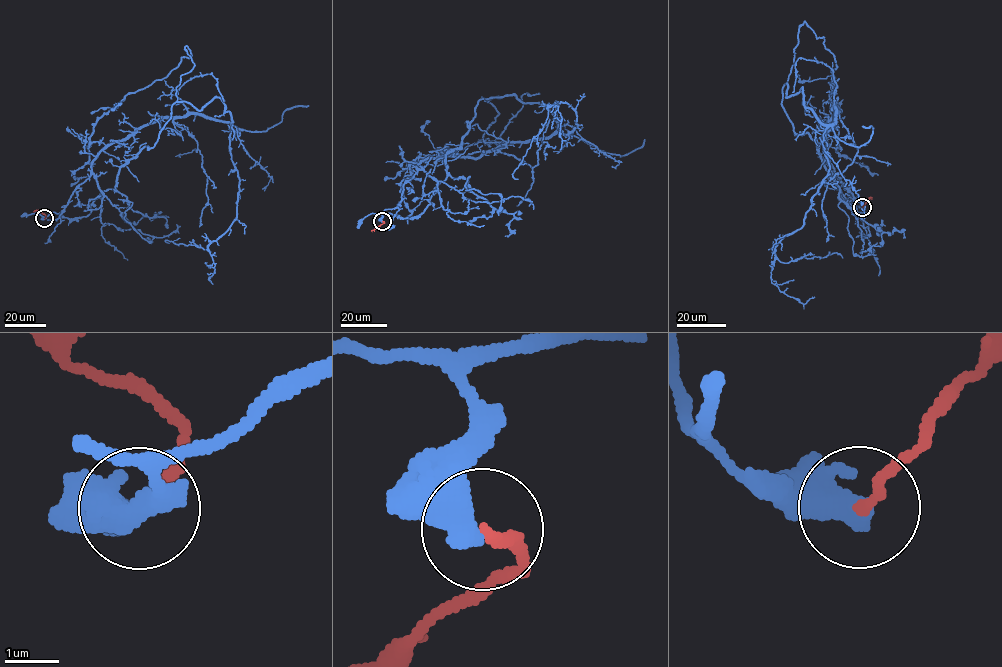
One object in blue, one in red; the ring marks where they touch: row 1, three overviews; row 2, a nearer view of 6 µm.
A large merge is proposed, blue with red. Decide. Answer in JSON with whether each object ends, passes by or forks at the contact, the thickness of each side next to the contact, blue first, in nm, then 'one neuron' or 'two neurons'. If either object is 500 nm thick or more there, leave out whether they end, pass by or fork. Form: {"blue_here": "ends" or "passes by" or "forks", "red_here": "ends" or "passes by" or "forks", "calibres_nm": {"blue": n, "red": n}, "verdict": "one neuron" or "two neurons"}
{"calibres_nm": {"blue": 600, "red": 200}, "verdict": "two neurons"}

